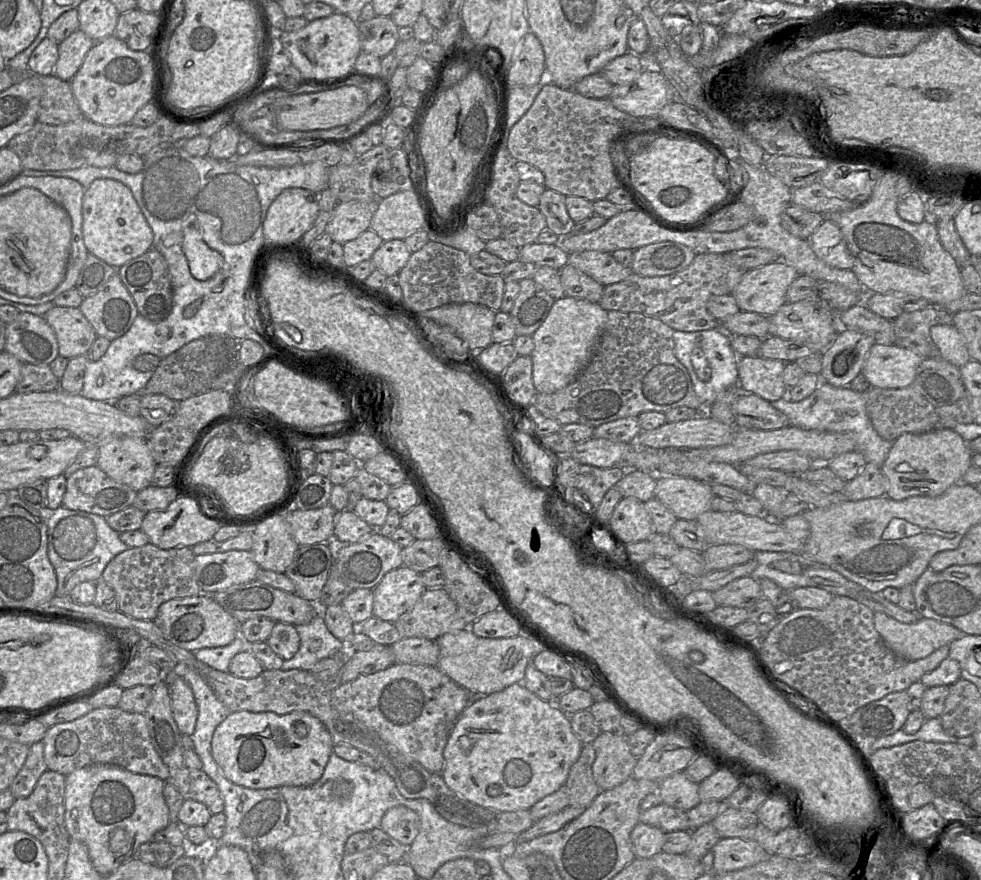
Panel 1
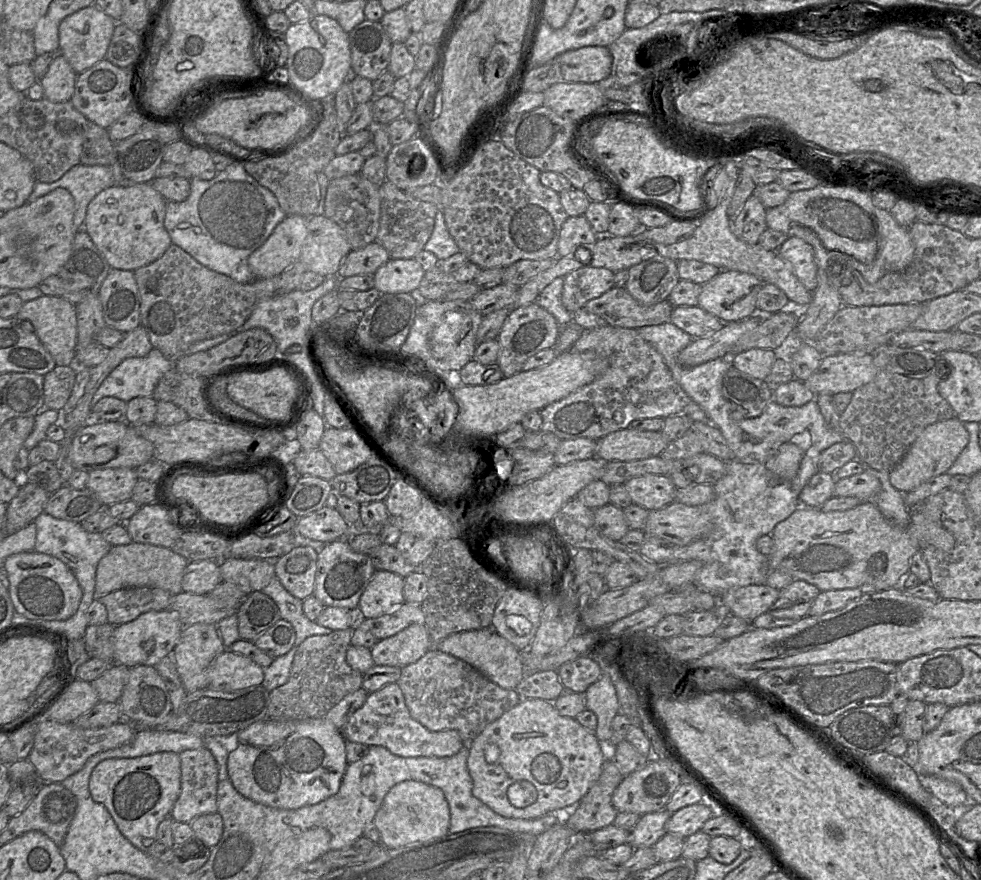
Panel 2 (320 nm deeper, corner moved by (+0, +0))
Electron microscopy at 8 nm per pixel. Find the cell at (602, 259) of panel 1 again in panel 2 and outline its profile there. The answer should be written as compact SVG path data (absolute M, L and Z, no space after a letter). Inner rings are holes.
M584 266L569 272L563 278L562 304L571 315L583 308L588 301L614 287L614 272L603 267Z

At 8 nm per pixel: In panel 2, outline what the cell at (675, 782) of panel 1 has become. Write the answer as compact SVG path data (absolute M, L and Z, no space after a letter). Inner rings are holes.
M666 809L640 816L639 821L631 830L631 842L635 848L653 847L666 832L666 823L672 813Z

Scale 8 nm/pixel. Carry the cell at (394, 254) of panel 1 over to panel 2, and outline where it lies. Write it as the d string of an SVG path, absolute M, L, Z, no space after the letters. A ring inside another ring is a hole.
M391 258L374 273L374 287L381 293L415 293L424 274L414 258Z

